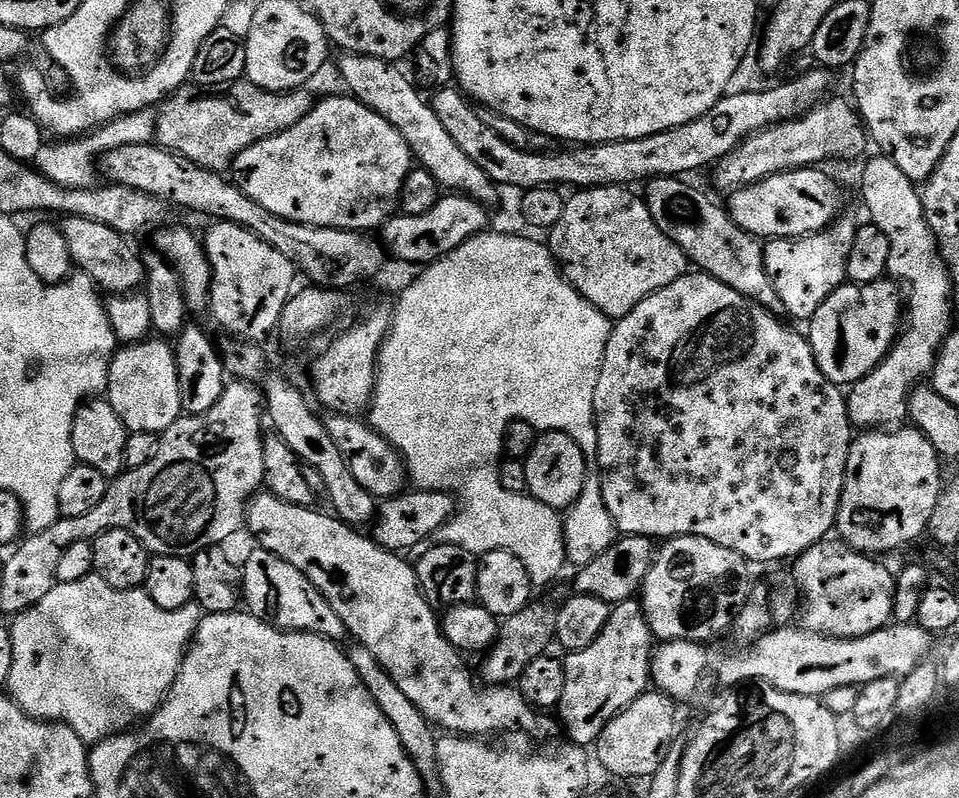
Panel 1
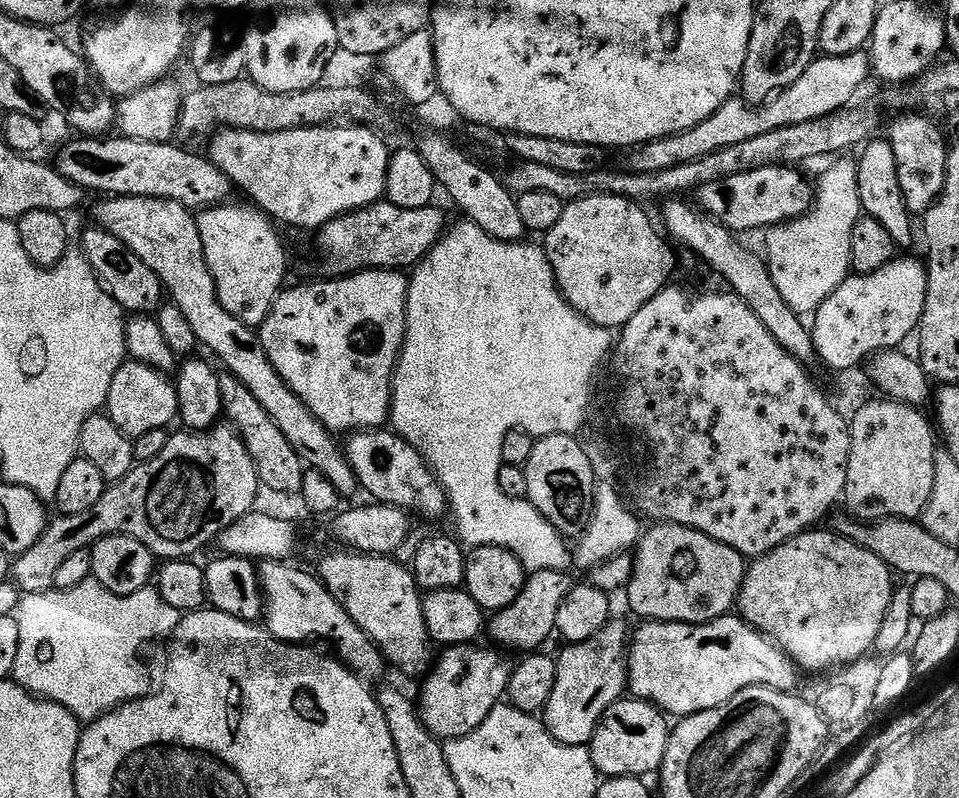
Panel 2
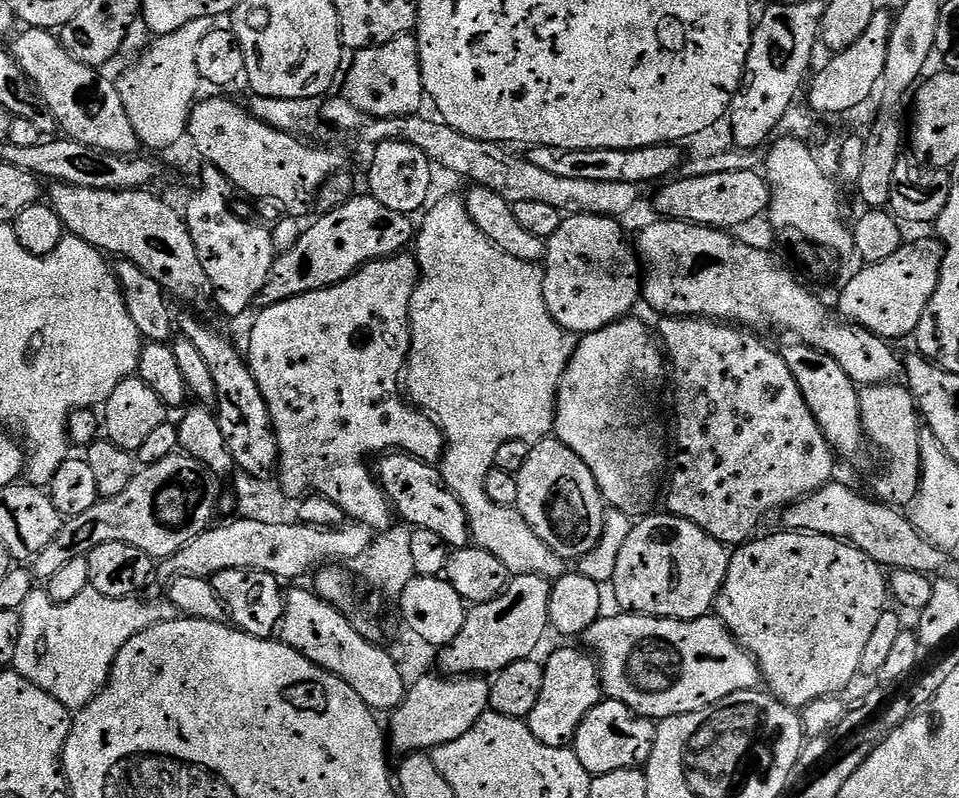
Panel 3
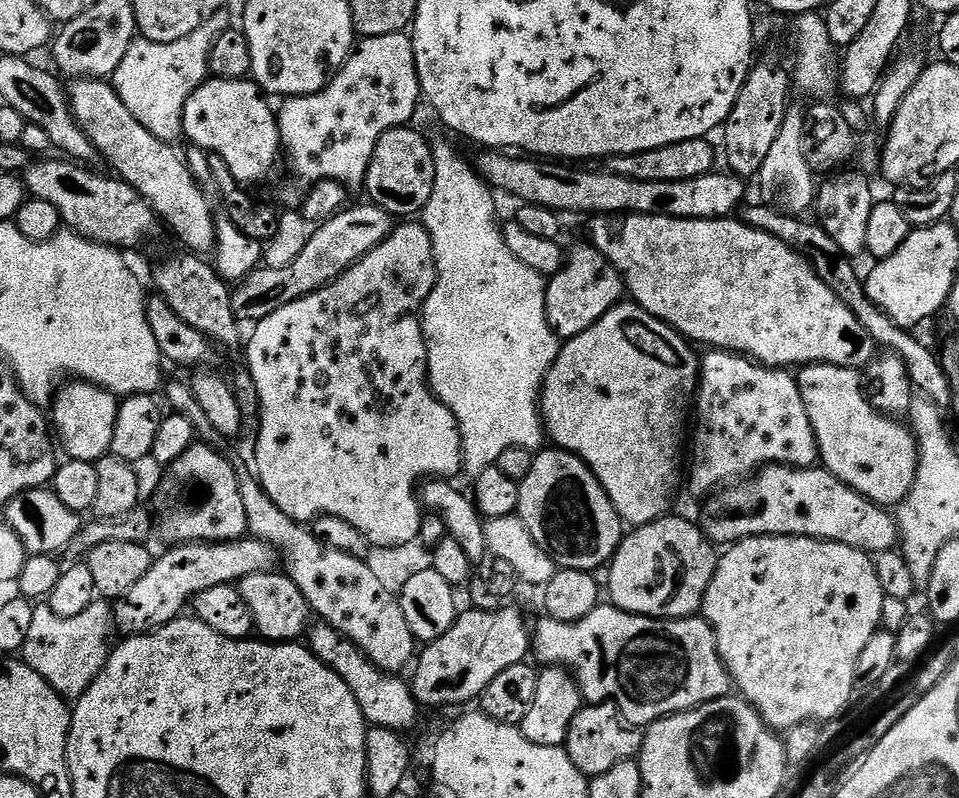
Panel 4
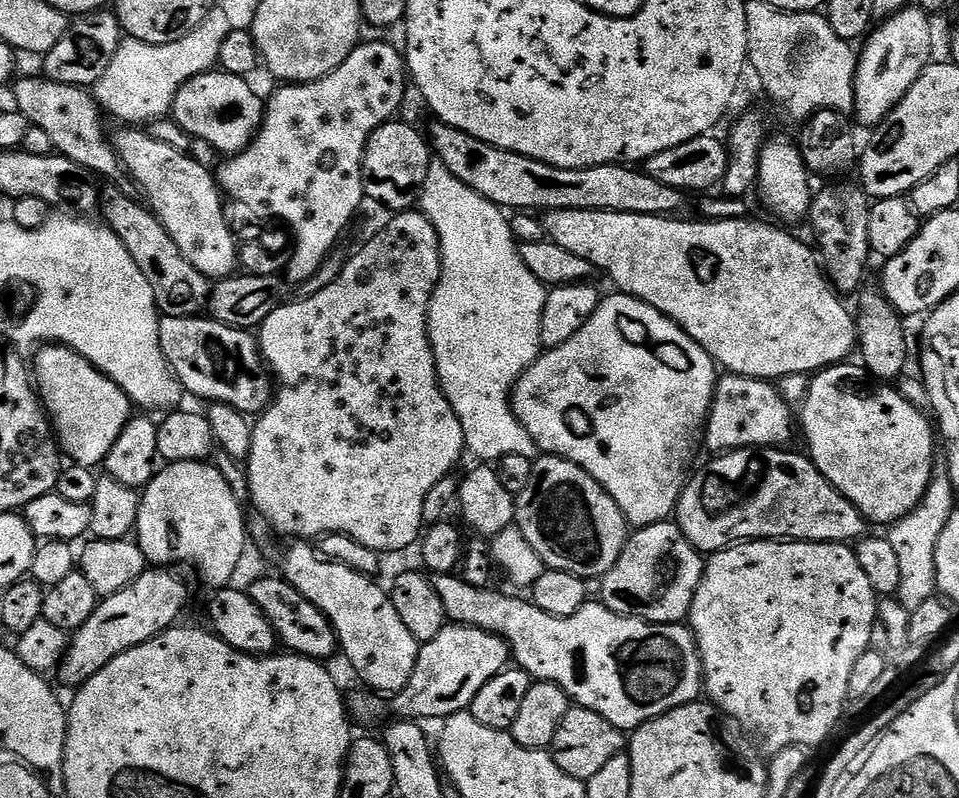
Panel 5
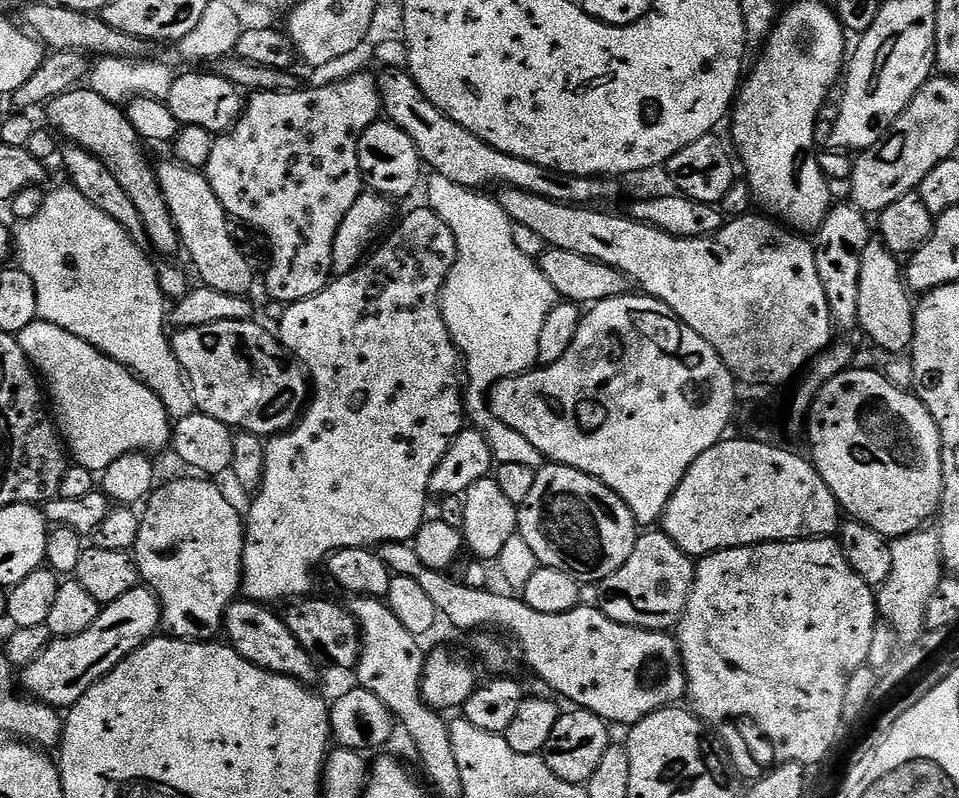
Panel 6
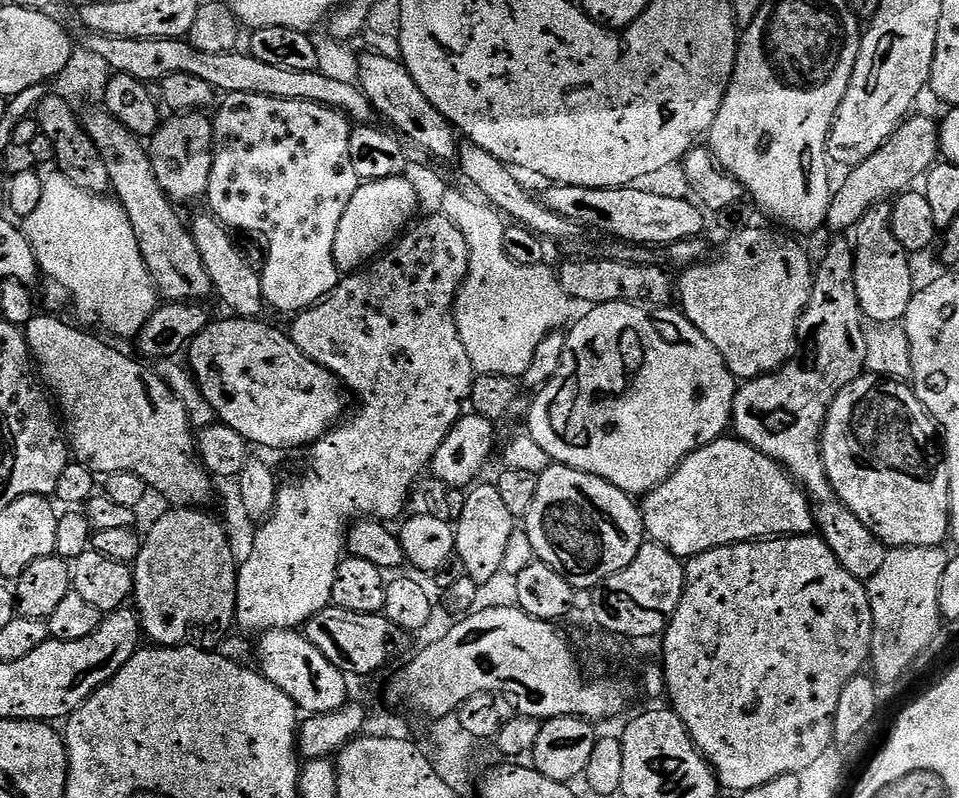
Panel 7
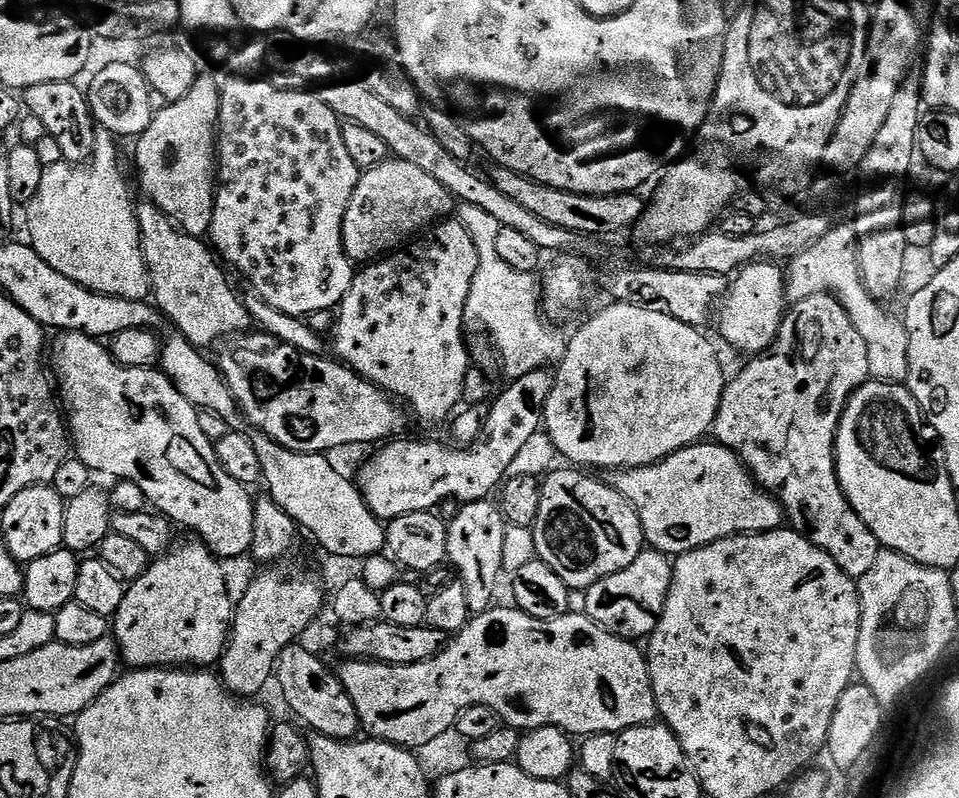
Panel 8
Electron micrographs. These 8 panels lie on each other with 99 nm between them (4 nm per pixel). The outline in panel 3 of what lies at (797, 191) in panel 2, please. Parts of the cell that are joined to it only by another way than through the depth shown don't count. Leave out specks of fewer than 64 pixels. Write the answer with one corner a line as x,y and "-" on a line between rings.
759,171
706,174
694,178
681,175
669,179
664,186
656,196
656,208
660,211
657,213
670,220
685,220
688,224
700,224
704,228
737,230
743,224
763,217
770,199
767,179

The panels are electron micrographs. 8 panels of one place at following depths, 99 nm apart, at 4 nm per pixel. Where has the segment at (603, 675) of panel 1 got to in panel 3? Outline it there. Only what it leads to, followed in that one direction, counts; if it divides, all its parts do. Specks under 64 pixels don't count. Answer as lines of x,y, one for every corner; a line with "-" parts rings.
560,648
557,652
550,653
548,660
543,661
542,694
538,696
538,706
534,706
534,710
530,710
530,714
526,717
526,723
534,734
534,738
538,738
538,742
546,746
569,747
575,741
576,731
582,726
582,720
586,718
586,714
590,714
590,710
594,710
594,706
602,699
600,669
597,661
587,651
584,652
579,652
576,648

